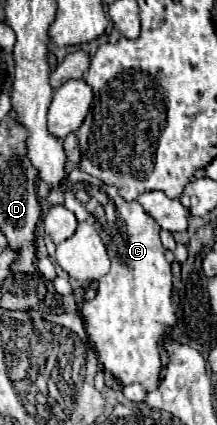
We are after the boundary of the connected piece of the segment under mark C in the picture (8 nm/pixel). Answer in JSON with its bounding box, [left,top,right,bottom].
[64,168,178,392]

